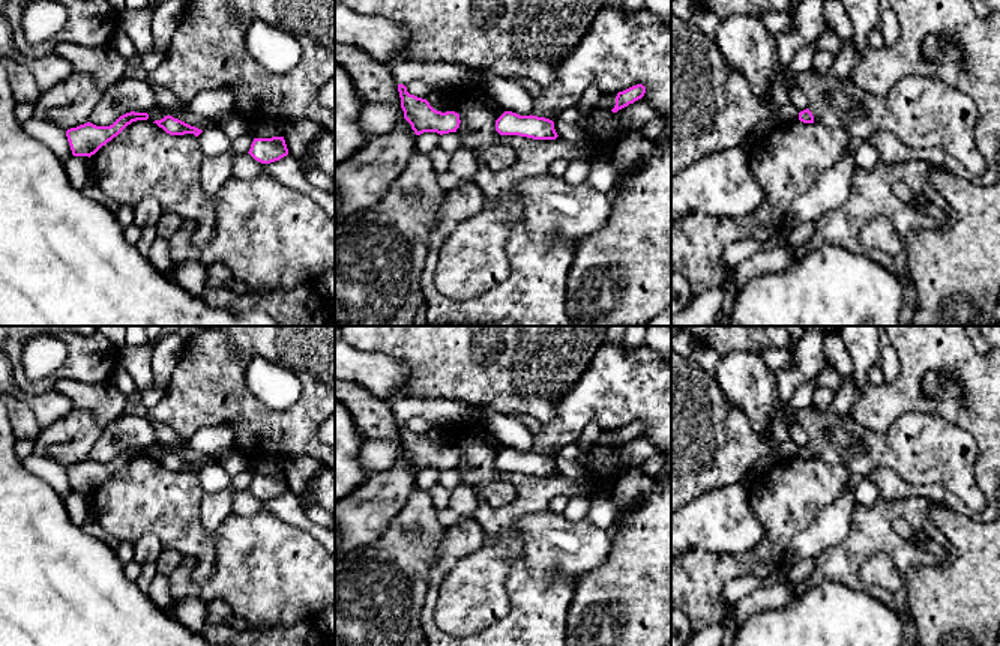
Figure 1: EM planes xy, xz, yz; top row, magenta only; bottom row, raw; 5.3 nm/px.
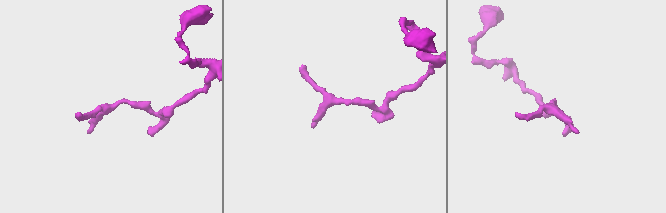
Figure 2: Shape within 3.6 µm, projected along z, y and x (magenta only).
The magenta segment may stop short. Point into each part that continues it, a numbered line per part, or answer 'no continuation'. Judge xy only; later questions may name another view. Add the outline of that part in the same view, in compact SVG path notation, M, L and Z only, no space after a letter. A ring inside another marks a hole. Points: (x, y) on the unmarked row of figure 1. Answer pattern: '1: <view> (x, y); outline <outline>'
no continuation

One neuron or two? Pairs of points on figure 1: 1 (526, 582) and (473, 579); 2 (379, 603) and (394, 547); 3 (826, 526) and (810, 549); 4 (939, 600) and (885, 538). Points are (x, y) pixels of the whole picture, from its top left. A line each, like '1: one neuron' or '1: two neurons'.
1: two neurons
2: one neuron
3: one neuron
4: two neurons

